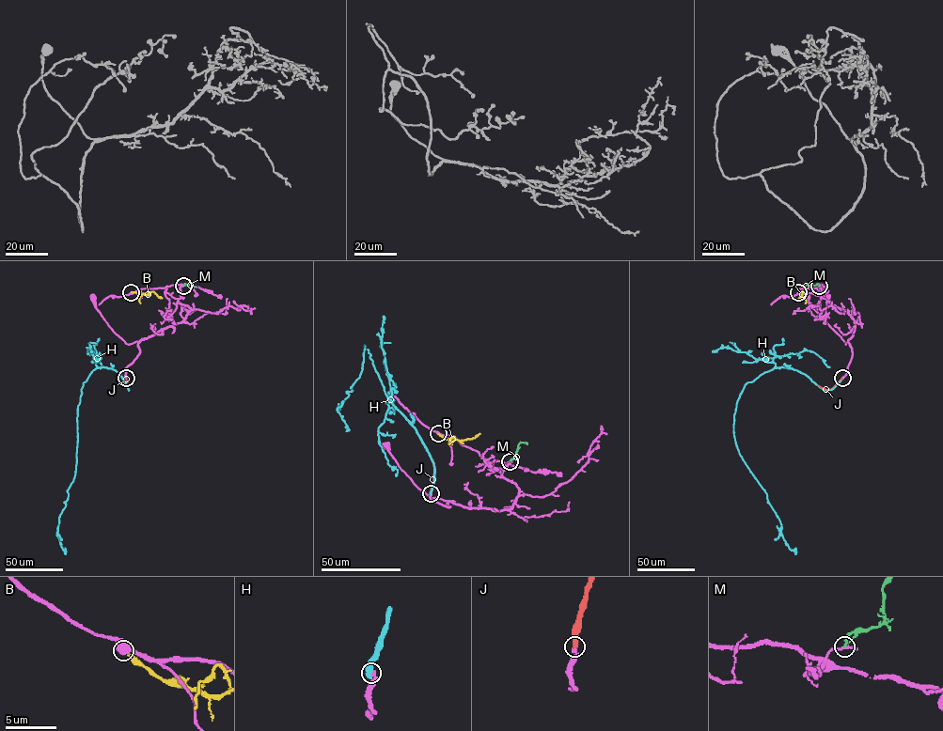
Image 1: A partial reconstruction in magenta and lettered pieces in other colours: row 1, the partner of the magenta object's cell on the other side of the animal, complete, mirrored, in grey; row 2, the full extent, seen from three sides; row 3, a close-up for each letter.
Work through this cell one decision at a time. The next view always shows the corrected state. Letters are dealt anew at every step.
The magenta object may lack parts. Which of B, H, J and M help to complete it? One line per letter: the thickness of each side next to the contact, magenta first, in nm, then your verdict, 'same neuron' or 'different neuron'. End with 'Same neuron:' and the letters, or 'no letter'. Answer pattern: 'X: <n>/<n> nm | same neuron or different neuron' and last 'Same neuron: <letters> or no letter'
B: 700/260 nm | different neuron
H: 280/550 nm | different neuron
J: 260/320 nm | same neuron
M: 150/180 nm | different neuron
Same neuron: J

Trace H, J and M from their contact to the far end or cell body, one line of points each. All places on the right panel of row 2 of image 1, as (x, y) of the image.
H: (842, 378), (825, 390), (775, 367), (746, 382), (737, 401), (739, 453), (796, 552)
J: (842, 378), (831, 389), (817, 385)
M: (819, 286), (806, 287)

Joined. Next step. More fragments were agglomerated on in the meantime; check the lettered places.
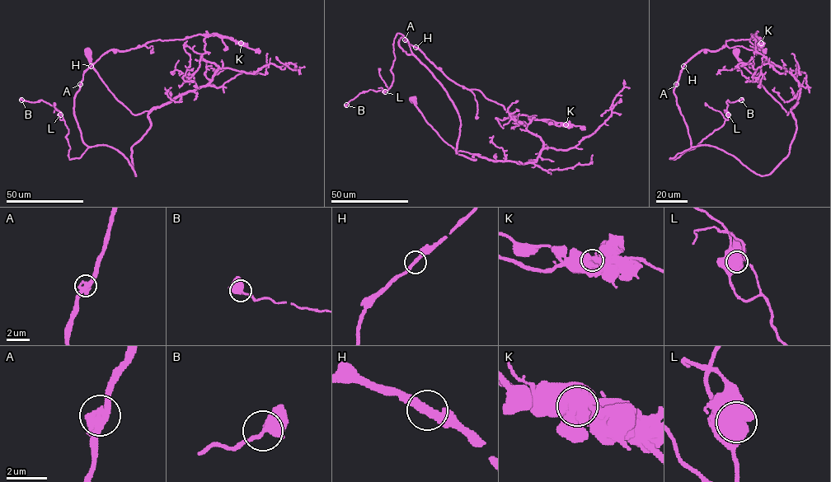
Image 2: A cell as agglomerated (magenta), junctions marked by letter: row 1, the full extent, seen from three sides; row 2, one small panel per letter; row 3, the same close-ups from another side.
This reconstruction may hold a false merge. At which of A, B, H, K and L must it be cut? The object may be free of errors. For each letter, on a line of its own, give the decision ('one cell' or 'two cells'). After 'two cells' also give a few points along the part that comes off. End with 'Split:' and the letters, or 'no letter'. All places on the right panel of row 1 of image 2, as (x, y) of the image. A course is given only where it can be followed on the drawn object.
A: one cell
B: one cell
H: one cell
K: two cells; course (761, 43), (757, 33), (753, 34)
L: one cell
Split: K

